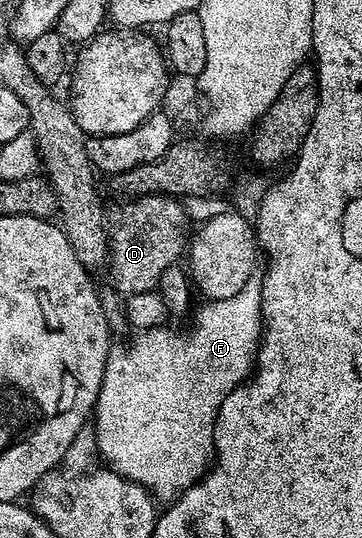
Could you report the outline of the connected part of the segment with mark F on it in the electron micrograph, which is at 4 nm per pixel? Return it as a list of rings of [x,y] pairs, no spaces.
[[[250,280],[233,298],[223,299],[222,301],[206,300],[204,304],[205,306],[198,311],[197,318],[193,321],[193,333],[176,333],[175,330],[169,329],[170,327],[146,329],[133,335],[137,337],[131,338],[129,345],[123,346],[122,349],[117,349],[117,347],[110,348],[109,358],[103,371],[103,383],[99,387],[97,403],[93,406],[91,414],[91,428],[93,434],[97,436],[97,452],[100,460],[105,460],[102,462],[112,469],[114,473],[124,477],[125,480],[138,481],[144,489],[148,489],[154,498],[157,499],[162,499],[161,497],[169,497],[168,499],[176,498],[205,476],[207,470],[215,461],[213,424],[217,418],[219,407],[231,390],[236,389],[238,385],[244,385],[249,380],[255,369],[257,351],[261,344],[263,332],[260,280]]]

